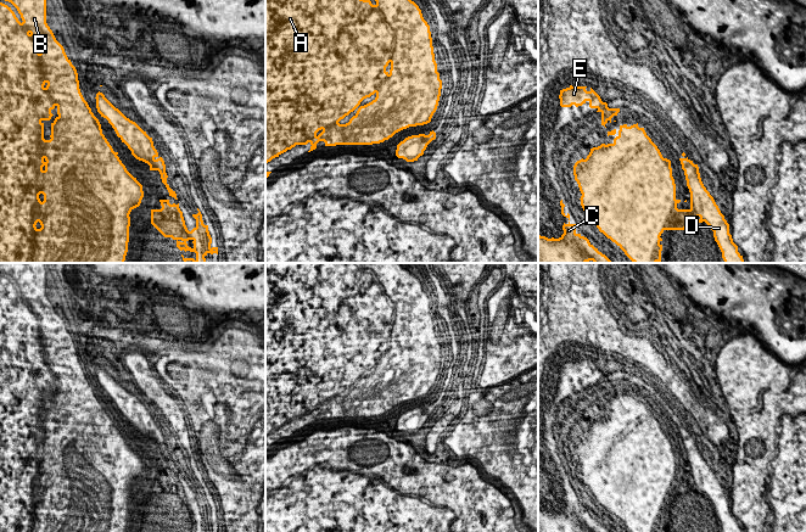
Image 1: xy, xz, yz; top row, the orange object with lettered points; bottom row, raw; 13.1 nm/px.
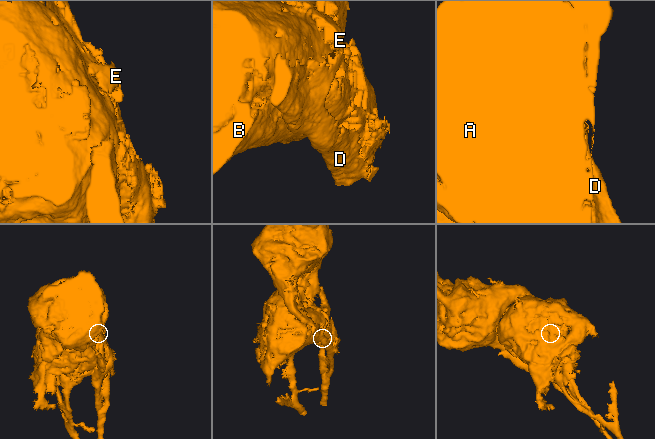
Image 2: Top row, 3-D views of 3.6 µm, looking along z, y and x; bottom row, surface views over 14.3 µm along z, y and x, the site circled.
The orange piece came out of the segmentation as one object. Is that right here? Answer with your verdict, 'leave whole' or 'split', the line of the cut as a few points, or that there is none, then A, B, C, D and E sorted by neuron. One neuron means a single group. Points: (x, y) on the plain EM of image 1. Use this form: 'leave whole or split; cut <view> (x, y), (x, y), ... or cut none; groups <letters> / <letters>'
split; cut yz (676, 472), (670, 491), (661, 504); groups A B / C D E

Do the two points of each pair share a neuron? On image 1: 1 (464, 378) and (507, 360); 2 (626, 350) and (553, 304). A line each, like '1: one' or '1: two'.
1: two
2: one

